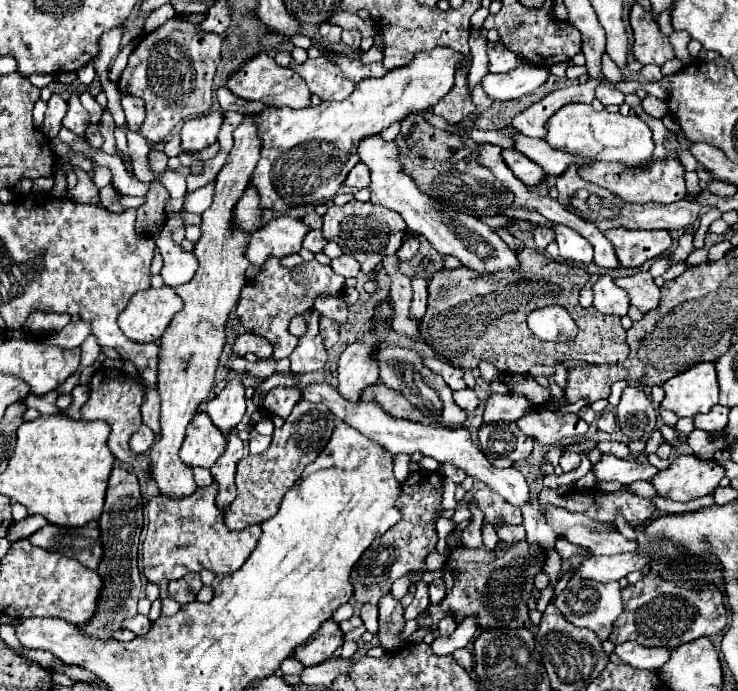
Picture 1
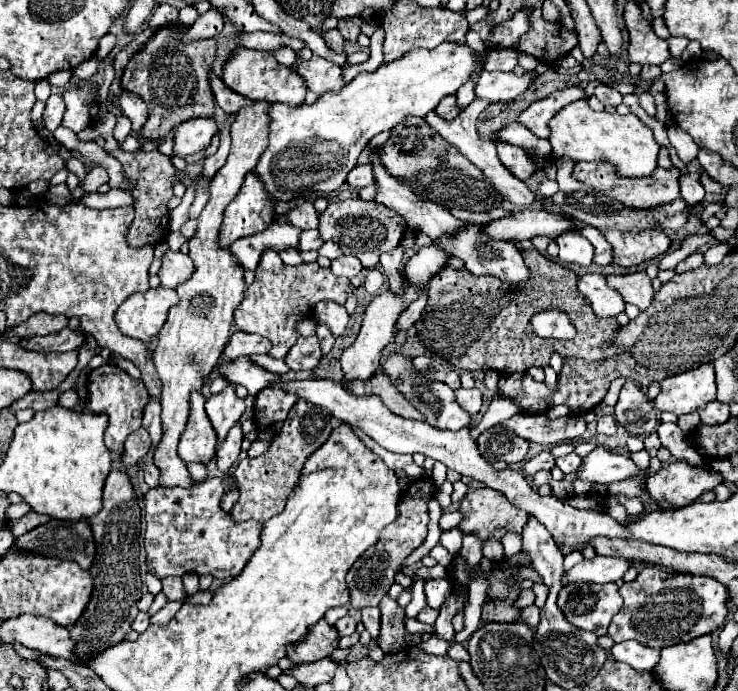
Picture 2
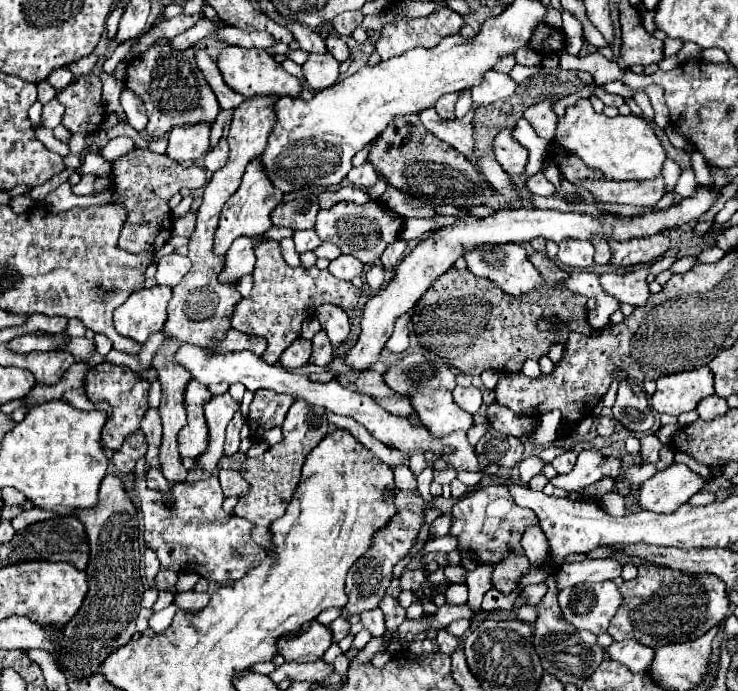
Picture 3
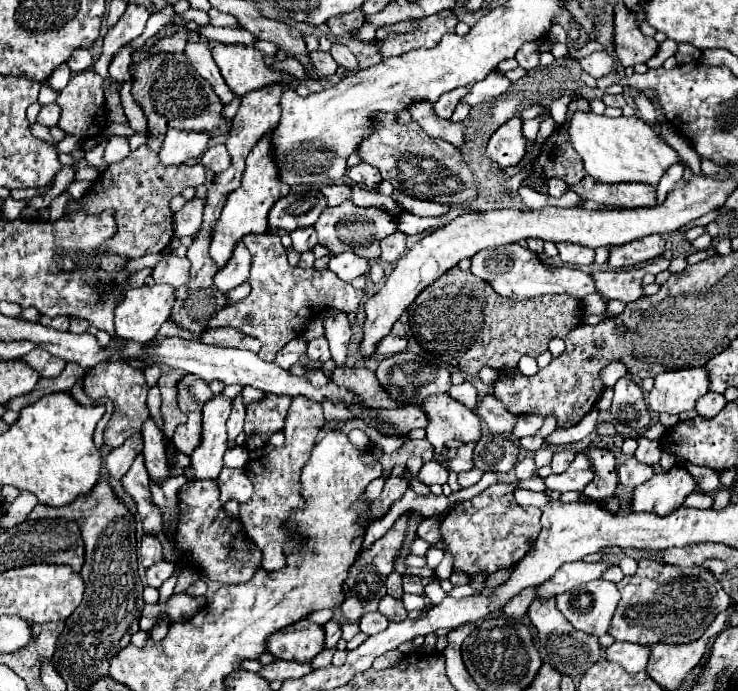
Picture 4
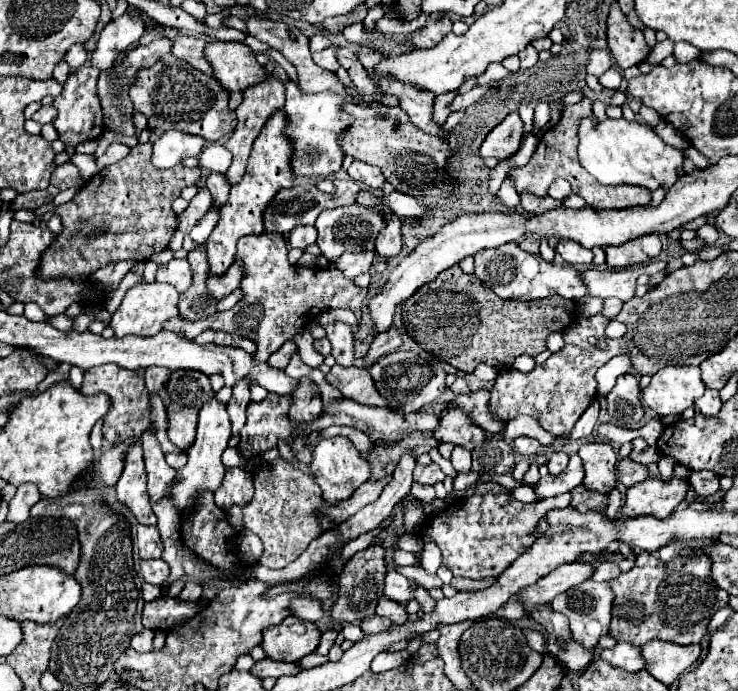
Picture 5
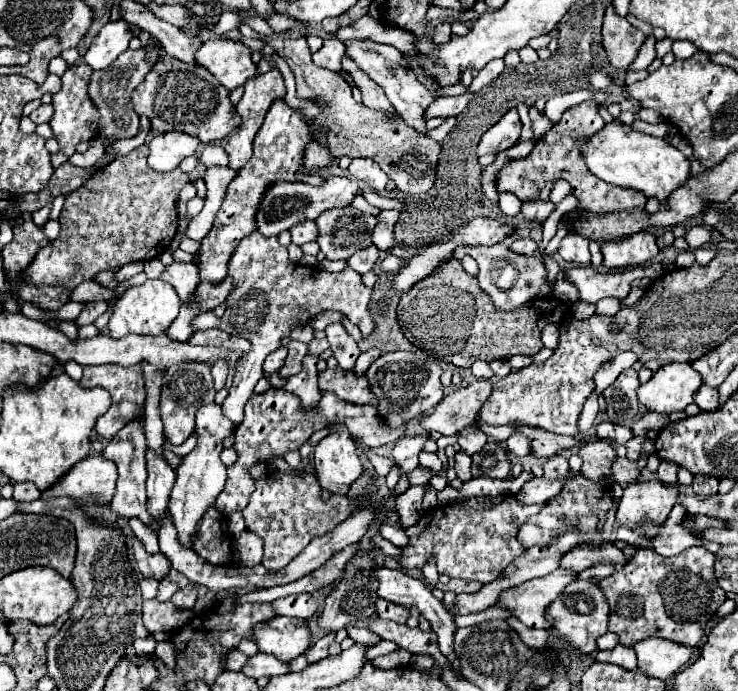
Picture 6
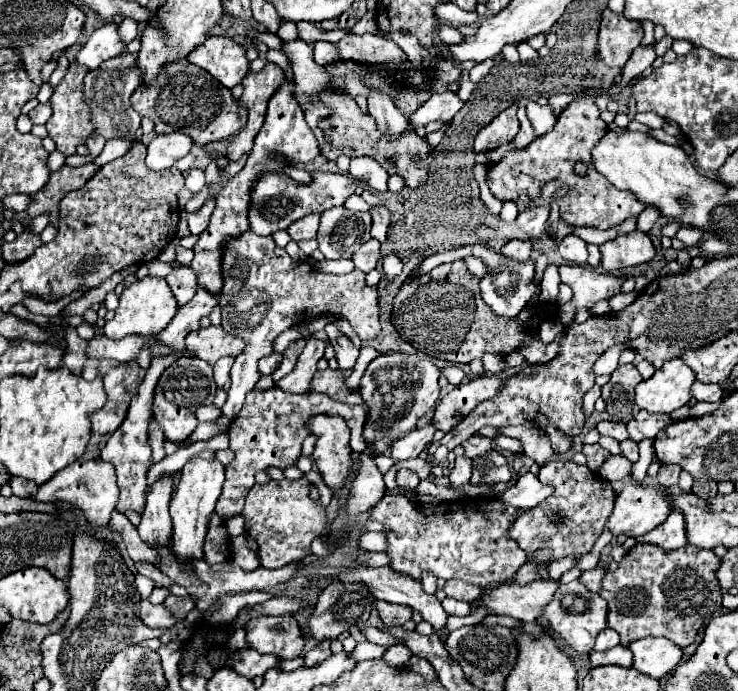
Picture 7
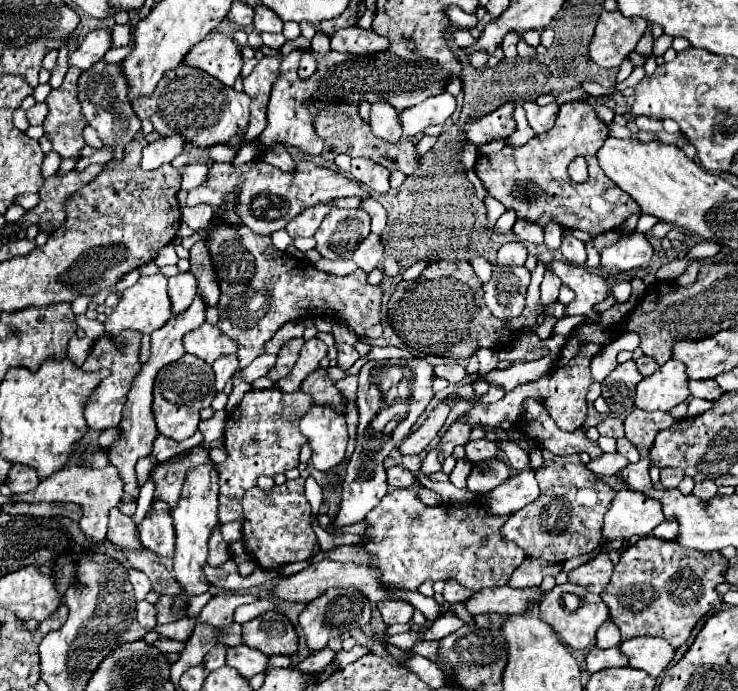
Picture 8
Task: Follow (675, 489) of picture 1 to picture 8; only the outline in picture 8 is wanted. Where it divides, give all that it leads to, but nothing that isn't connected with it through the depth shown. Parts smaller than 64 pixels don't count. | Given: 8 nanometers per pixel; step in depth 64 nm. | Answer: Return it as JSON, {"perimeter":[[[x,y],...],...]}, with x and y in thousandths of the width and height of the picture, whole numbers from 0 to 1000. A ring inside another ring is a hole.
{"perimeter":[[[840,709],[818,744],[816,779],[851,781],[859,773],[878,776],[897,755],[900,744],[892,724],[856,709]]]}

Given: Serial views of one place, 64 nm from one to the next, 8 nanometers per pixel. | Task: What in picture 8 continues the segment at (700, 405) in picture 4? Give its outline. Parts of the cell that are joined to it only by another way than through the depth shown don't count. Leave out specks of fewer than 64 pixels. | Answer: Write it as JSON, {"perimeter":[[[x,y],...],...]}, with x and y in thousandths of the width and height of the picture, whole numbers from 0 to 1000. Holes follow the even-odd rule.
{"perimeter":[[[935,550],[932,559],[940,576],[970,579],[978,570],[978,562],[970,556],[970,550]]]}

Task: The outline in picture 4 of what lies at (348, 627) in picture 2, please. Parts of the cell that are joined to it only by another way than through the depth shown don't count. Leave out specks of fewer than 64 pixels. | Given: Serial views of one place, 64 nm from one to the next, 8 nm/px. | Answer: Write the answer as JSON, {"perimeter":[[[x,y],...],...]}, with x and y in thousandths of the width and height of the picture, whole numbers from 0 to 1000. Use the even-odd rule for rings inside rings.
{"perimeter":[[[447,897],[447,900],[439,906],[439,912],[442,912],[439,938],[442,938],[442,941],[450,941],[450,938],[455,938],[455,929],[458,929],[458,926],[461,926],[461,920],[463,920],[461,903],[458,903],[458,900],[453,900],[453,897]]]}

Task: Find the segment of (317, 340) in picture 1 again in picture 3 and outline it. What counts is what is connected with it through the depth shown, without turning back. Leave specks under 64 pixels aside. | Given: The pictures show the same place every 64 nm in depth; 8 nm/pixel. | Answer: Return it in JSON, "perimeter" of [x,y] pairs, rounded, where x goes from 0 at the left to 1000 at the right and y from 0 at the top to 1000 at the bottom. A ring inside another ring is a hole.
{"perimeter":[[[404,489],[398,492],[385,509],[382,509],[382,518],[379,518],[379,527],[390,535],[398,535],[409,527],[417,524],[420,518],[420,504],[423,504],[423,495],[412,492],[412,489]]]}

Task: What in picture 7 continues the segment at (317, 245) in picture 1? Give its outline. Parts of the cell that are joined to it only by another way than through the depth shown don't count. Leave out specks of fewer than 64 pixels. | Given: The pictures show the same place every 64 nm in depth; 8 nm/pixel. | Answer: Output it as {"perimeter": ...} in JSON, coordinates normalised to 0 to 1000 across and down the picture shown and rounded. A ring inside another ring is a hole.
{"perimeter":[[[417,310],[415,315],[407,315],[404,321],[393,324],[393,327],[390,327],[390,339],[393,339],[396,347],[401,347],[401,350],[428,344],[431,321],[434,321],[434,310]]]}

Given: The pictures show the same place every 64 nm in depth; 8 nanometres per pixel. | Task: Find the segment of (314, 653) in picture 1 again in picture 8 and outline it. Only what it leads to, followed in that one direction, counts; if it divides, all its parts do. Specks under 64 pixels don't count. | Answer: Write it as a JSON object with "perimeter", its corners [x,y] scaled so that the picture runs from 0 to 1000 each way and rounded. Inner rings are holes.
{"perimeter":[[[360,886],[328,903],[328,932],[347,938],[358,946],[393,949],[404,941],[404,923],[393,897],[379,886]]]}

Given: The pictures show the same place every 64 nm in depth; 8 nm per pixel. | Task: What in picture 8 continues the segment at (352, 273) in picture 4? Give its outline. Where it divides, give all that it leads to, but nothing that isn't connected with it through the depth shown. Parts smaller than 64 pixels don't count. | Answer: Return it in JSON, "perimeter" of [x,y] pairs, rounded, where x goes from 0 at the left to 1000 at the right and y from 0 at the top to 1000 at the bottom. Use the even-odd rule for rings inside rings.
{"perimeter":[[[499,339],[491,353],[485,356],[485,362],[480,365],[480,379],[485,382],[485,388],[491,388],[493,394],[504,394],[507,388],[512,388],[512,382],[520,373],[520,353],[518,344],[512,339]]]}

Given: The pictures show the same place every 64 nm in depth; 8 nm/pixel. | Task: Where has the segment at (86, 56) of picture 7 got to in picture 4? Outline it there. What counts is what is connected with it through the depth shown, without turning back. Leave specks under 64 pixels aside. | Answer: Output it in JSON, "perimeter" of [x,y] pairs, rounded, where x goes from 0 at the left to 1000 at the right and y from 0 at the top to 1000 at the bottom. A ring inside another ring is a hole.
{"perimeter":[[[173,6],[171,17],[163,23],[163,29],[144,43],[141,52],[141,67],[138,67],[138,78],[136,84],[127,90],[127,101],[144,113],[146,110],[146,96],[152,81],[168,69],[171,64],[176,64],[182,55],[187,55],[195,46],[198,29],[201,29],[201,17],[195,9],[184,9],[184,6]]]}

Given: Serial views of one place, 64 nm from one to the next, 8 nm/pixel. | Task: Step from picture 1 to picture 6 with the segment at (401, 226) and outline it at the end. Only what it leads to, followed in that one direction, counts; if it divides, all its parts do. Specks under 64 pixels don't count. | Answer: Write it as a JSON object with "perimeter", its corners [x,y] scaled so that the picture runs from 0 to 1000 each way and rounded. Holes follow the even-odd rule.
{"perimeter":[[[469,298],[461,304],[442,304],[442,310],[431,313],[428,324],[428,350],[439,370],[444,376],[469,376],[474,368],[504,353],[509,315]]]}

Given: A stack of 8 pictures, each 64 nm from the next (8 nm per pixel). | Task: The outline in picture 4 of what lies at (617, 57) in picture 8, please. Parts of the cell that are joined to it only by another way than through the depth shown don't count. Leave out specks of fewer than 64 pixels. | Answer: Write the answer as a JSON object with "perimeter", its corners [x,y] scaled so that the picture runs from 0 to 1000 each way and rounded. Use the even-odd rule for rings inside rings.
{"perimeter":[[[837,3],[832,9],[832,69],[840,93],[846,98],[873,93],[878,84],[889,78],[892,61],[886,55],[875,55],[859,32],[859,20]]]}

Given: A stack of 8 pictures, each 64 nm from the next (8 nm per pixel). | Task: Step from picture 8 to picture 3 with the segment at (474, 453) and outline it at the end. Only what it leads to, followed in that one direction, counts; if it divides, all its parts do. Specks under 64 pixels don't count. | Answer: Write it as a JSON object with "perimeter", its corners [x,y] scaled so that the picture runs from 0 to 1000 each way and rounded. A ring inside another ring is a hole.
{"perimeter":[[[556,564],[556,570],[558,588],[588,634],[602,634],[612,625],[634,625],[642,616],[642,602],[612,579],[610,564]]]}

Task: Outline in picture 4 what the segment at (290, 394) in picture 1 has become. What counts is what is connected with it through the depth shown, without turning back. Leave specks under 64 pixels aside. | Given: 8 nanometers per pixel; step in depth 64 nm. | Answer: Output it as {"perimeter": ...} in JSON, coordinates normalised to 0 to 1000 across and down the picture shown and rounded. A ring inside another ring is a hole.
{"perimeter":[[[360,570],[358,579],[336,585],[333,614],[331,614],[331,628],[333,628],[331,645],[360,645],[369,628],[382,622],[393,579],[396,579],[393,573]]]}

